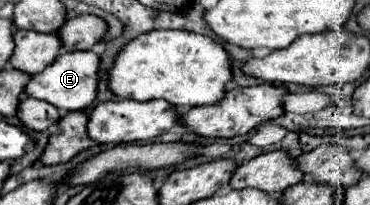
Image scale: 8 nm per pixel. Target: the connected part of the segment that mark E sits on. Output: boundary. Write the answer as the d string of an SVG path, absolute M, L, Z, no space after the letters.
M66 51L50 67L34 75L32 81L26 85L24 93L28 97L48 101L64 111L86 109L94 103L98 93L98 81L100 81L98 71L100 71L100 55L96 55L94 51Z

